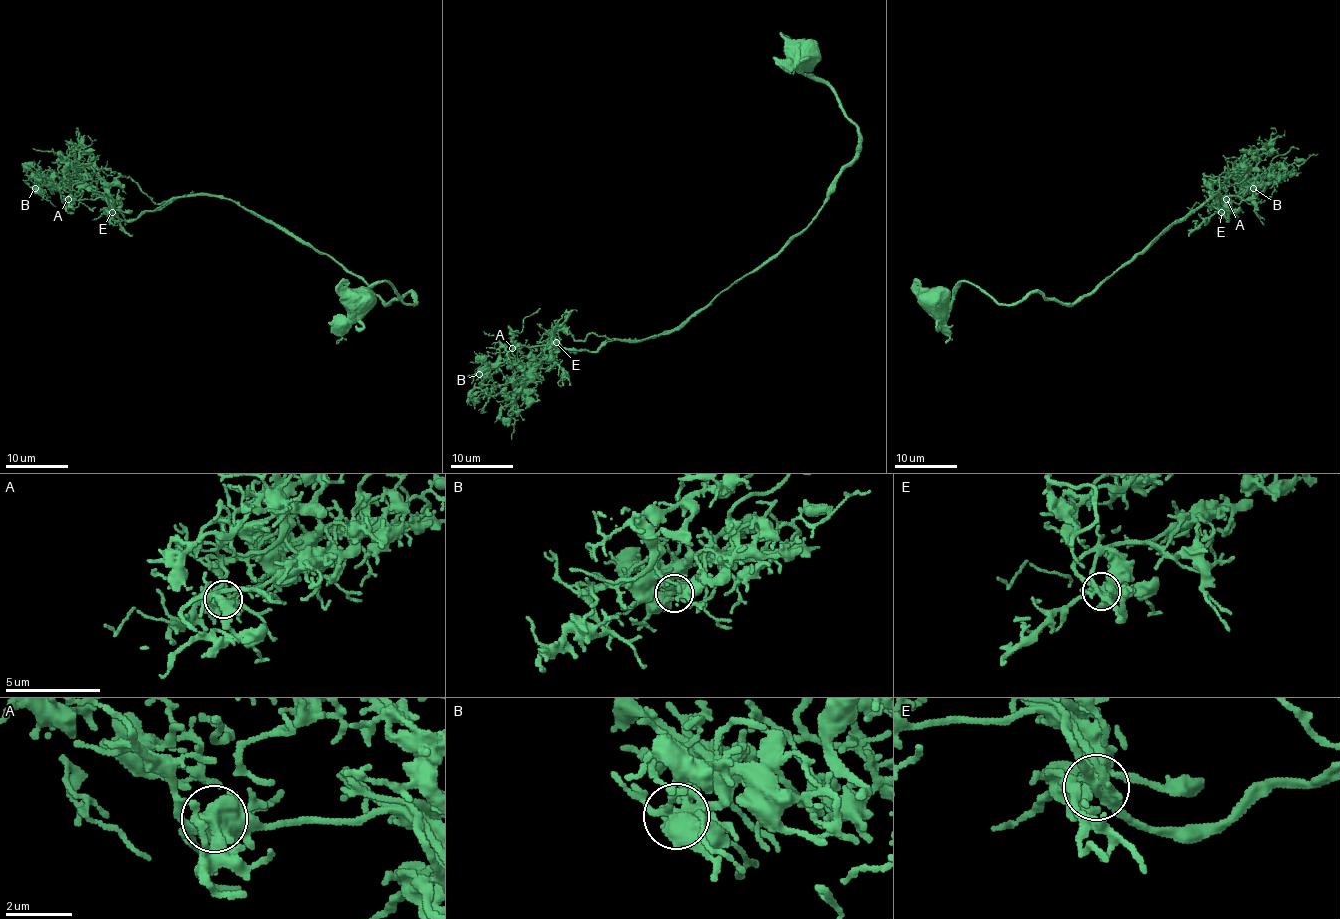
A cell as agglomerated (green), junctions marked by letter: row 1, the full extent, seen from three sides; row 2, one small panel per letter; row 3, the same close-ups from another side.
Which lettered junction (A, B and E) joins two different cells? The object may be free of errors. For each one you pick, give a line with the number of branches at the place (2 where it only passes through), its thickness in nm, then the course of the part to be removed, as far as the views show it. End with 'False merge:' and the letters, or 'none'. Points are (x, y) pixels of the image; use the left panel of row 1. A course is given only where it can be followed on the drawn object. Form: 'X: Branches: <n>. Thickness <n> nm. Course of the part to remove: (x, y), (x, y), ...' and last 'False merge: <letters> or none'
False merge: none

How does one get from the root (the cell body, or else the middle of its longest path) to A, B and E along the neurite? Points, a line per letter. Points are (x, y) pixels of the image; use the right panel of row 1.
A: (938, 301), (971, 282), (1000, 304), (1032, 293), (1077, 302), (1212, 196), (1229, 219), (1226, 199)
B: (938, 301), (971, 282), (1000, 304), (1032, 293), (1077, 302), (1212, 196), (1229, 219), (1226, 189), (1253, 188)
E: (938, 301), (971, 282), (1000, 304), (1032, 293), (1072, 304), (1212, 196), (1229, 219), (1221, 211)

